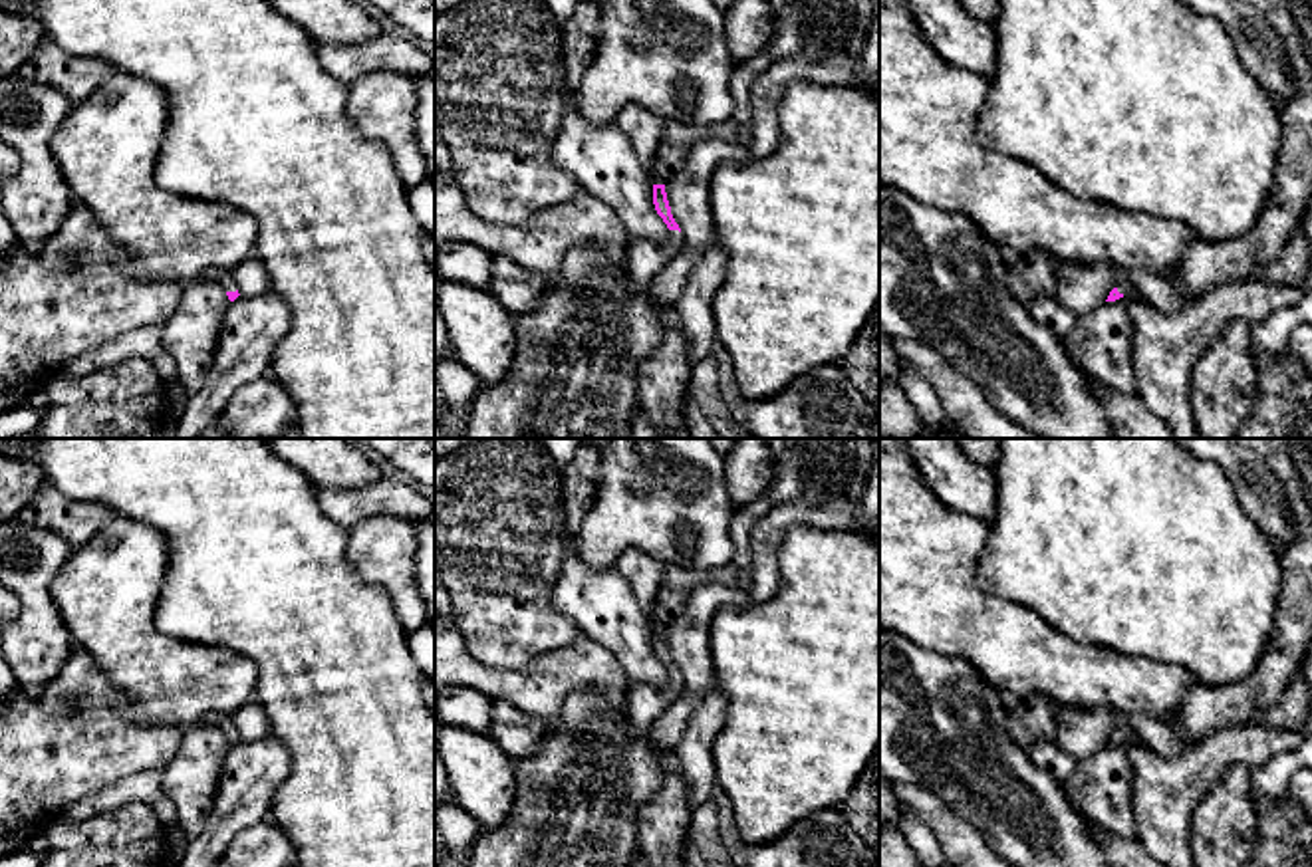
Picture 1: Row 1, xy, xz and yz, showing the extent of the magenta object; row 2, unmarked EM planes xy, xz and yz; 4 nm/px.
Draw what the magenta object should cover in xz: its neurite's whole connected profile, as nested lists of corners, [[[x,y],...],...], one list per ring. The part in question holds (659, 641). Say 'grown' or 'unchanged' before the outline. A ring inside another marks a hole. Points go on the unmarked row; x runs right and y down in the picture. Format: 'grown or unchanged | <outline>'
grown | [[[653,629],[653,649],[657,659],[669,673],[665,686],[631,684],[625,700],[625,714],[631,734],[641,734],[651,728],[655,718],[683,692],[683,679],[671,659],[665,629]]]

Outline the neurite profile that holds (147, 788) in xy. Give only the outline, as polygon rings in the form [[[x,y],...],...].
[[[161,770],[141,772],[115,786],[89,794],[71,804],[64,815],[79,821],[131,802],[149,805],[167,829],[177,827],[177,807],[167,798]]]

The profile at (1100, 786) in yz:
[[[1123,740],[1115,746],[1104,746],[1092,756],[1076,762],[1074,772],[1062,784],[1072,805],[1090,821],[1127,841],[1135,841],[1135,815],[1131,805],[1131,762],[1129,746],[1135,740]]]

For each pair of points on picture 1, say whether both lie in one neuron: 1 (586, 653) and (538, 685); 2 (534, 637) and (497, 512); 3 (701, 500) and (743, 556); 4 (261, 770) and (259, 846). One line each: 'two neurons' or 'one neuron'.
1: one neuron
2: one neuron
3: two neurons
4: two neurons

